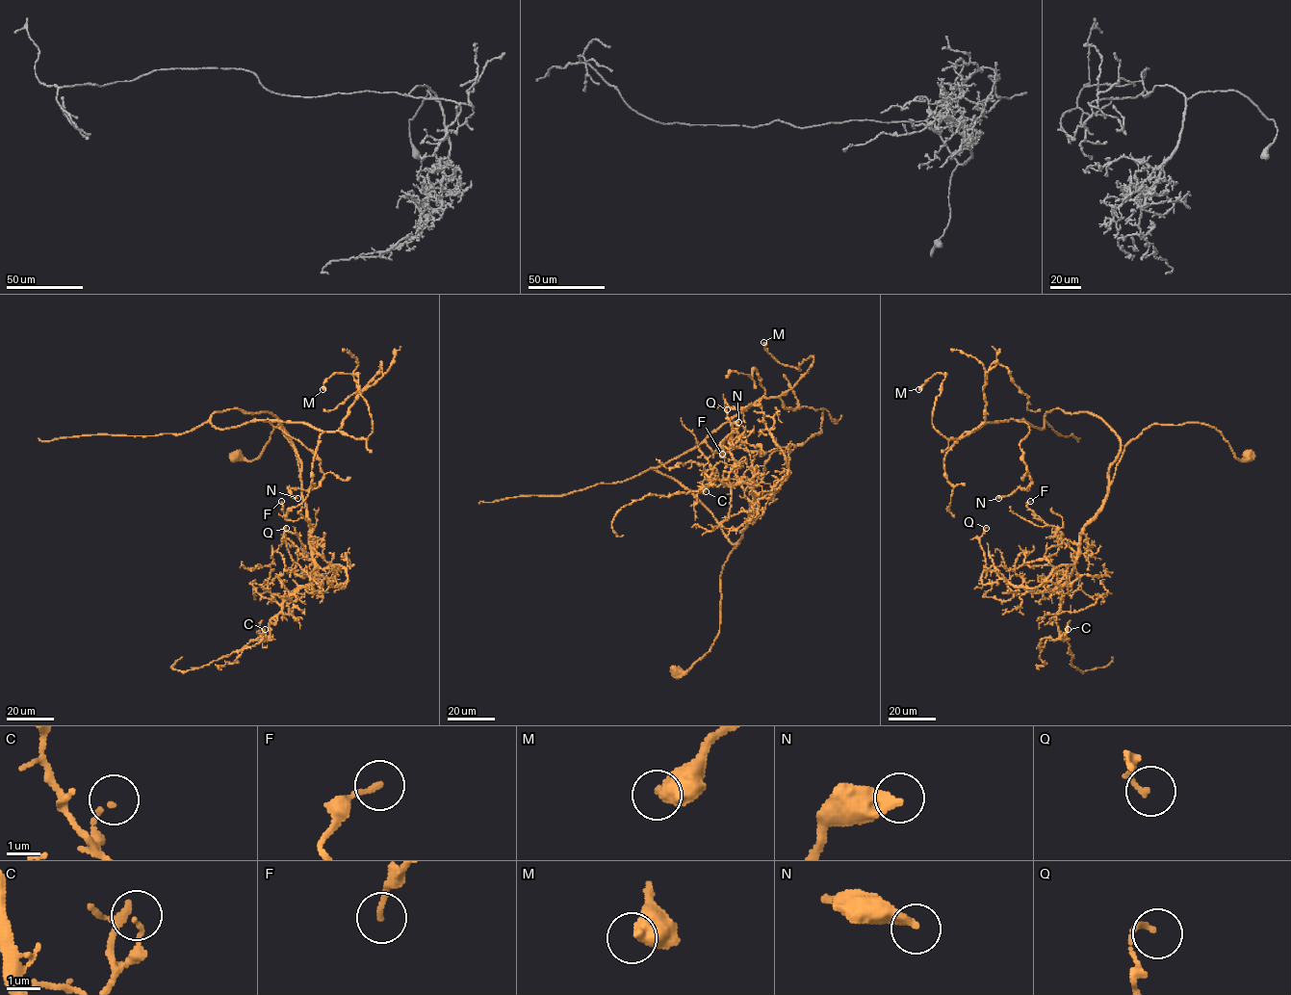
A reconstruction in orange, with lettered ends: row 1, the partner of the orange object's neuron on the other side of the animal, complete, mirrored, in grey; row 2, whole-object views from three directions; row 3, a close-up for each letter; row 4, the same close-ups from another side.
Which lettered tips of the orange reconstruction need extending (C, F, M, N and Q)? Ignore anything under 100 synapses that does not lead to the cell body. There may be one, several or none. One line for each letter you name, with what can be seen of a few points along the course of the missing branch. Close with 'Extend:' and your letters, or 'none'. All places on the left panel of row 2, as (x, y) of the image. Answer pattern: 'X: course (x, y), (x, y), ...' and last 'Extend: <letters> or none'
Extend: none

